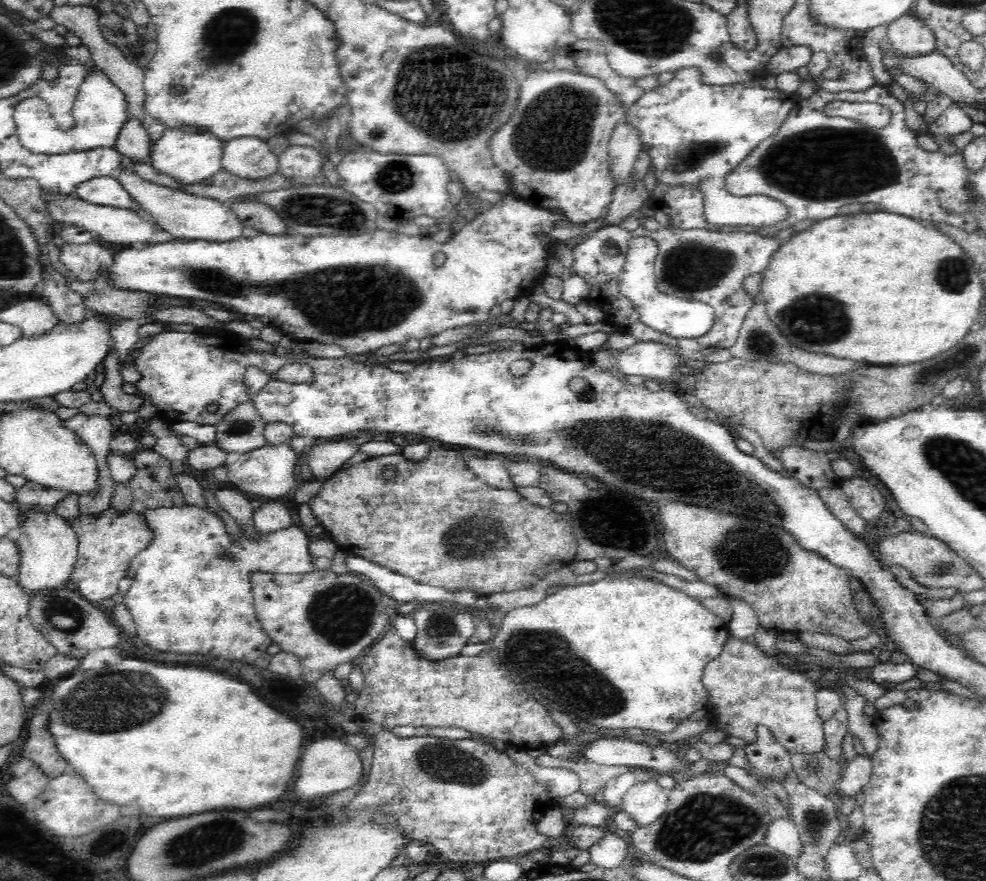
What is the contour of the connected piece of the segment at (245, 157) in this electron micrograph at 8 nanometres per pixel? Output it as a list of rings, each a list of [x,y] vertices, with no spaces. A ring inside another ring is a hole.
[[[246,136],[233,138],[223,143],[221,163],[223,169],[230,174],[250,180],[258,180],[277,172],[278,156],[270,151],[266,141]]]

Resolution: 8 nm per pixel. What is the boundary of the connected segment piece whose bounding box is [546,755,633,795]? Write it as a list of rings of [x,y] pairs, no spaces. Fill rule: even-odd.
[[[583,755],[575,762],[572,762],[572,760],[556,760],[556,762],[552,764],[548,758],[546,758],[546,762],[548,762],[550,766],[558,766],[558,768],[564,766],[564,768],[568,768],[572,772],[575,772],[580,779],[579,790],[585,795],[600,793],[605,782],[608,782],[610,778],[628,774],[633,771],[633,769],[628,766],[596,764],[590,762],[590,760]]]

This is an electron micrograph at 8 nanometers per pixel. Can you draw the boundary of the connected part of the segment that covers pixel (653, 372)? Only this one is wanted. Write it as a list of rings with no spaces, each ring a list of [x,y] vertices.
[[[638,342],[634,346],[620,351],[618,357],[617,354],[615,355],[616,366],[624,376],[643,376],[644,379],[662,380],[662,378],[668,378],[676,368],[683,370],[680,362],[677,361],[679,356],[674,355],[669,347],[660,343]]]

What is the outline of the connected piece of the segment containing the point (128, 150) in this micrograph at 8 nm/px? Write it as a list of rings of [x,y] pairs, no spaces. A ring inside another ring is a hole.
[[[126,114],[126,120],[118,130],[118,136],[114,142],[115,149],[134,162],[147,161],[152,144],[149,143],[146,130],[145,121]]]

